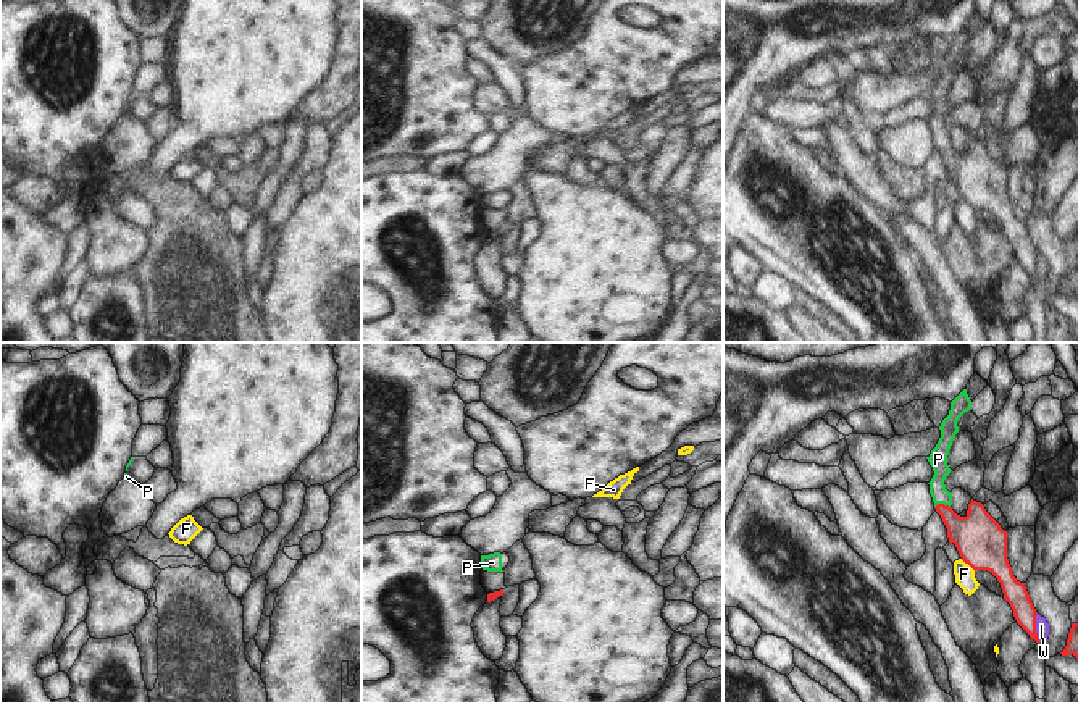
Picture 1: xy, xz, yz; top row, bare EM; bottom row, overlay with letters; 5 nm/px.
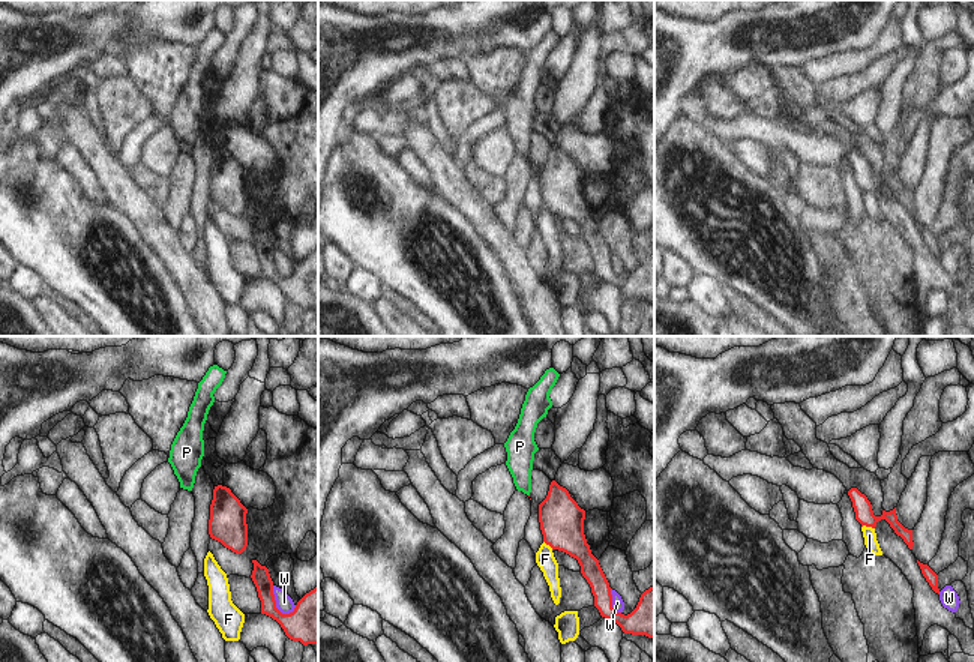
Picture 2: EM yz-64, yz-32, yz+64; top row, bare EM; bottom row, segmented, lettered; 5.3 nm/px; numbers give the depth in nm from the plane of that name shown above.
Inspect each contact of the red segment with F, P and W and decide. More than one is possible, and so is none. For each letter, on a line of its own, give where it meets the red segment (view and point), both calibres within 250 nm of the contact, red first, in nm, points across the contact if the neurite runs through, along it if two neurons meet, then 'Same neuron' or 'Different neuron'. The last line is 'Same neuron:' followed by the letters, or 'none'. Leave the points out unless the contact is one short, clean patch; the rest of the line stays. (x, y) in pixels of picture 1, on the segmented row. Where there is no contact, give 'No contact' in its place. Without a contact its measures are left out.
F: Touches red at yz (969, 564). Thickness 240 nm (red) against 100 nm. Boundary: yz (961, 559), (975, 570). Different neuron
P: Touches red at yz (941, 504). Thickness 240 nm (red) against 100 nm. Path across: yz (978, 538), (967, 533), (941, 504), (938, 459). Same neuron
W: Touches red at yz (1035, 627). Thickness 120 nm (red) against 60 nm. Boundary: yz (1036, 614), (1036, 636), (1040, 640). Different neuron
Same neuron: P.

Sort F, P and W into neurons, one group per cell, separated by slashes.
F / P / W

